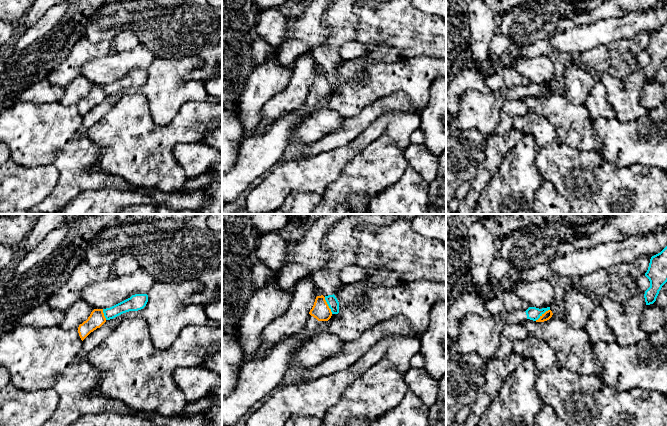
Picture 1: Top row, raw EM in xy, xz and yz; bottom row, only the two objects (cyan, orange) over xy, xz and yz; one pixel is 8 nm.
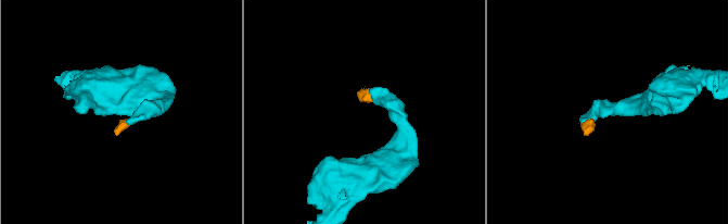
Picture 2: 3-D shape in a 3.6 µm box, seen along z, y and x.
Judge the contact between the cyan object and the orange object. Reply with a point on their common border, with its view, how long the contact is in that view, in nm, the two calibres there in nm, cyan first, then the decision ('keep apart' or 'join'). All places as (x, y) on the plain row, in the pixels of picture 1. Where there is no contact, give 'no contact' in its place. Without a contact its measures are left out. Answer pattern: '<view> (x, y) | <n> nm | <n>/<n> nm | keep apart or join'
xz (328, 81) | 150 nm | 90/140 nm | keep apart

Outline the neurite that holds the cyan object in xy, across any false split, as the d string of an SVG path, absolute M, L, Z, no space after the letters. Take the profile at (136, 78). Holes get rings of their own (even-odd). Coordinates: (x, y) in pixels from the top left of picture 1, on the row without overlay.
M135 70L110 84L103 85L103 89L106 96L110 96L129 87L141 86L146 82L147 78L147 70Z

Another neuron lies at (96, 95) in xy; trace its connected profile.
M94 85L88 95L78 103L78 109L83 117L91 108L100 104L106 98L103 85Z

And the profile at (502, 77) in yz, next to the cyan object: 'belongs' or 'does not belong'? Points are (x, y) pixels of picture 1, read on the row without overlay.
does not belong

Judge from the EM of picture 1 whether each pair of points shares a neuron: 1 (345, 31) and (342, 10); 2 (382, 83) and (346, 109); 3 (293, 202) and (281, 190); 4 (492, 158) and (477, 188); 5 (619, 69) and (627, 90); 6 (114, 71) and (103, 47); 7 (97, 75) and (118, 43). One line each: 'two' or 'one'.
1: one
2: one
3: two
4: one
5: two
6: two
7: two

